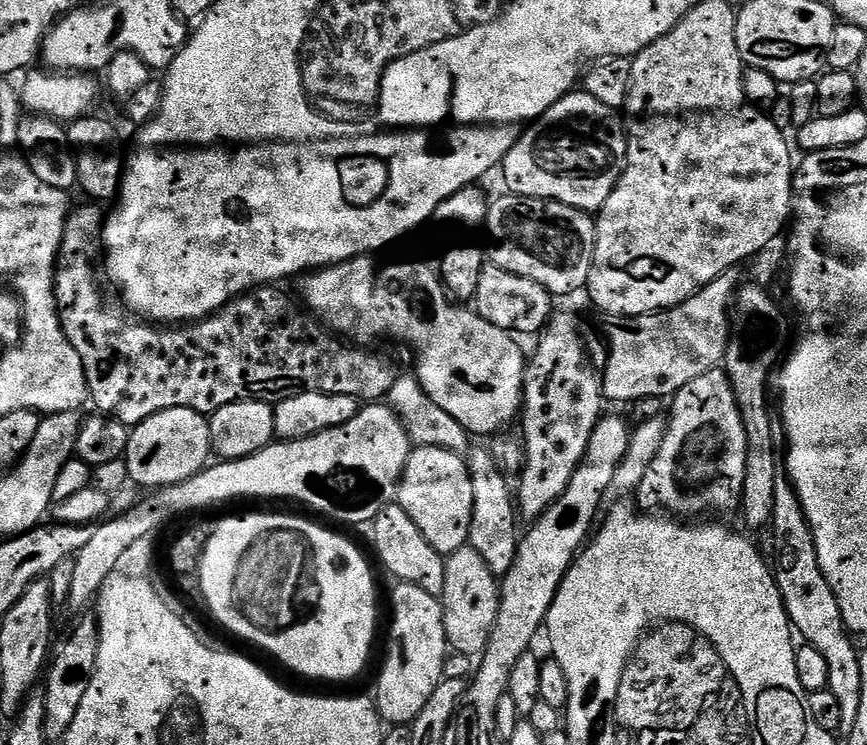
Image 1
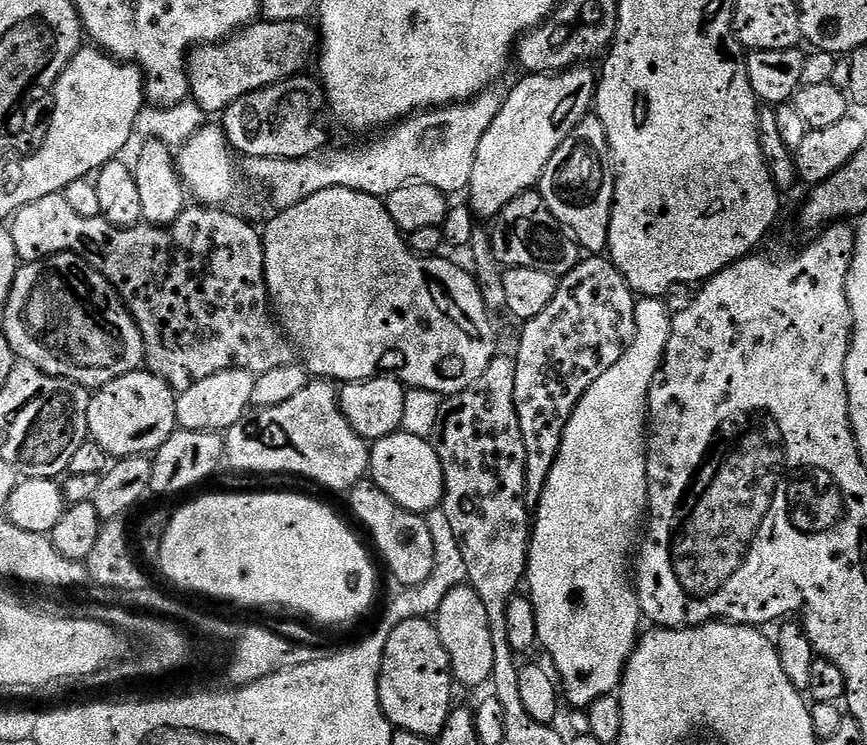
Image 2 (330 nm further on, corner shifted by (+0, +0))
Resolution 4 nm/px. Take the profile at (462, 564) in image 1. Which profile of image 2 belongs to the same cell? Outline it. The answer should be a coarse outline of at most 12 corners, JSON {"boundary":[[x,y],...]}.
{"boundary":[[459,584],[434,623],[452,678],[492,679],[494,638],[482,598]]}

